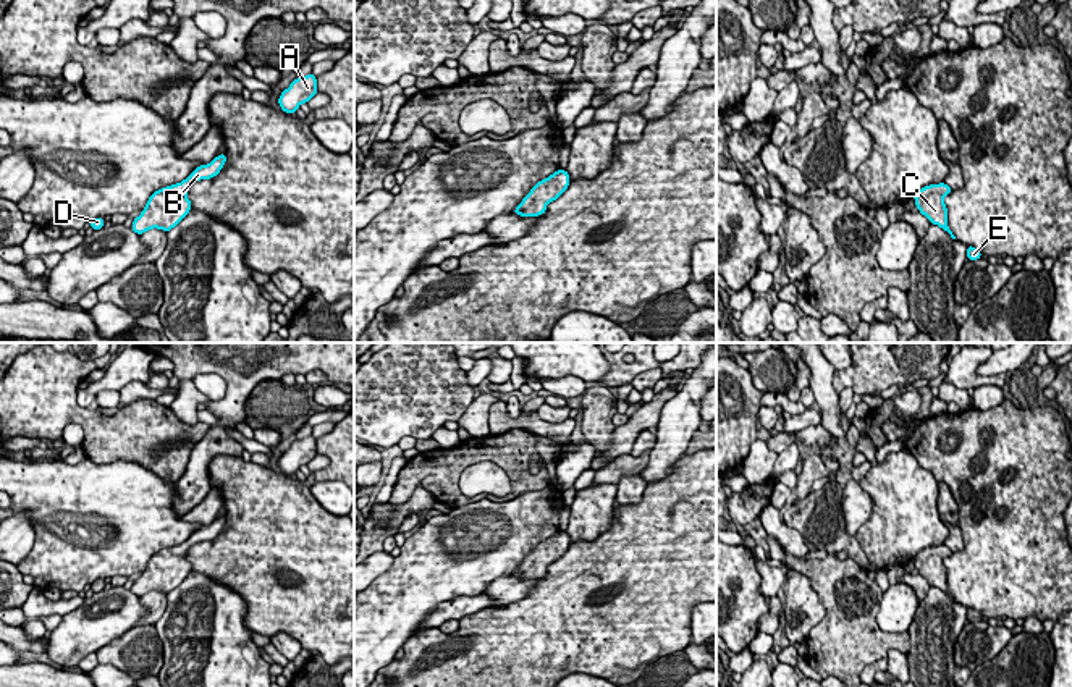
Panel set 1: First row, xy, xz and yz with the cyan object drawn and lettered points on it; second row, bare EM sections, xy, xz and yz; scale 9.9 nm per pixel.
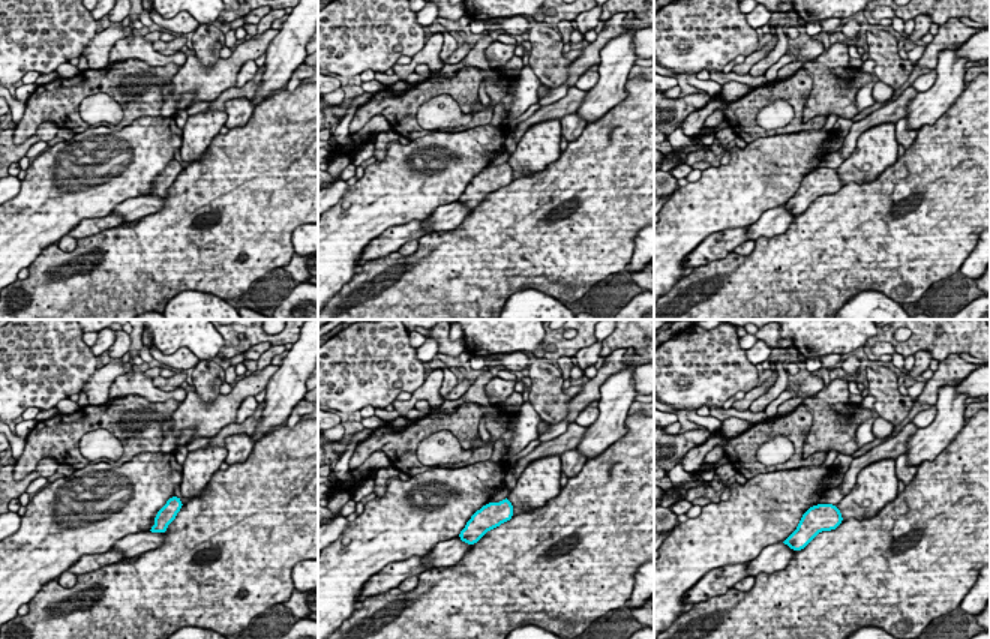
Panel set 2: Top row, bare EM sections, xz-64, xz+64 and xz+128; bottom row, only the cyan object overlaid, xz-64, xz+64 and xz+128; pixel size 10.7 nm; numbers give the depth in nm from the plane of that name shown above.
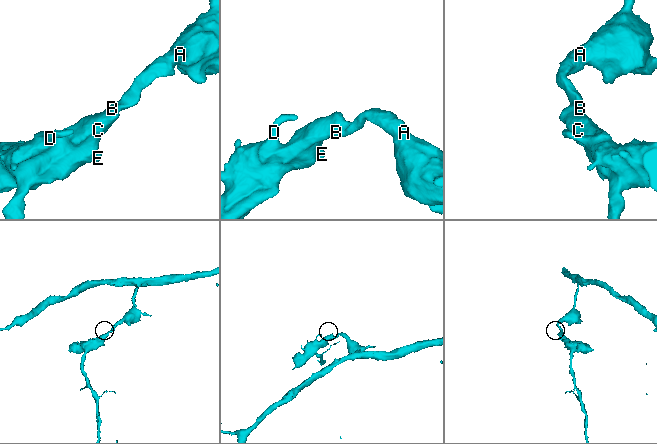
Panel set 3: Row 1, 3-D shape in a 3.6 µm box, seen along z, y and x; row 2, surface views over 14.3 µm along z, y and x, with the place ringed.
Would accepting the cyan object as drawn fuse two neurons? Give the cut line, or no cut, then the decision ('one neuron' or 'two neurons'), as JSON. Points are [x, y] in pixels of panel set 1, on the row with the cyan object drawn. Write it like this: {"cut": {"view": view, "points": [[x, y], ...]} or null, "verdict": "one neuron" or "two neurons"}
{"cut": null, "verdict": "one neuron"}

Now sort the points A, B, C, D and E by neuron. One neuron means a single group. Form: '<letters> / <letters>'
A B C D E

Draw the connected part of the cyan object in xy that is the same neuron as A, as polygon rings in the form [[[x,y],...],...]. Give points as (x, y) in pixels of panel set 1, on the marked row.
[[[312,73],[291,81],[289,87],[278,97],[281,112],[294,115],[301,103],[307,103],[317,95],[317,76]]]

